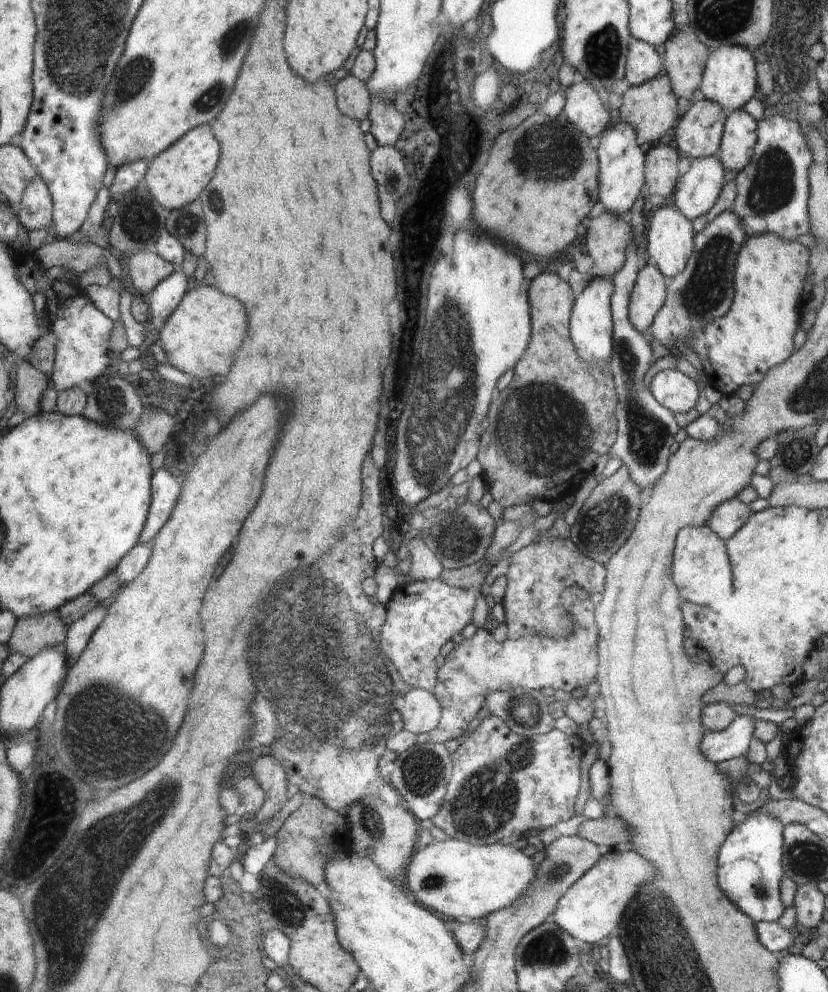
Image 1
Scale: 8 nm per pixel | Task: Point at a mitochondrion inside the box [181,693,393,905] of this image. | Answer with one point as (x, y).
(370, 821)

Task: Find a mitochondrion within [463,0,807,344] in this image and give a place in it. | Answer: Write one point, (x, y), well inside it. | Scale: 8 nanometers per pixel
(552, 150)

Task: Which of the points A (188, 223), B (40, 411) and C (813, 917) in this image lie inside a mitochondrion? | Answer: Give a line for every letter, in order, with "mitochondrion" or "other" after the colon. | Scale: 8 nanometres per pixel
A: mitochondrion
B: other
C: other

